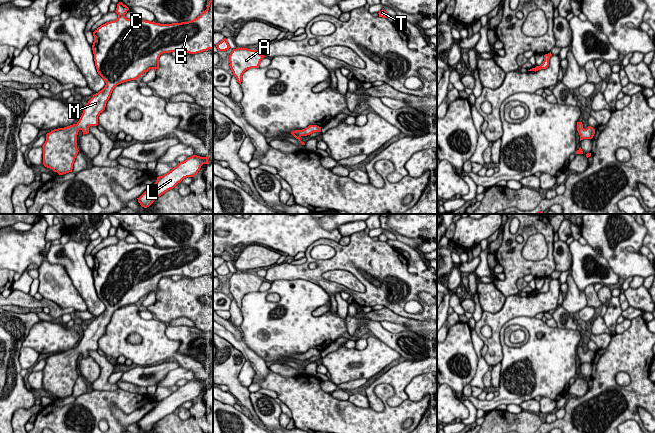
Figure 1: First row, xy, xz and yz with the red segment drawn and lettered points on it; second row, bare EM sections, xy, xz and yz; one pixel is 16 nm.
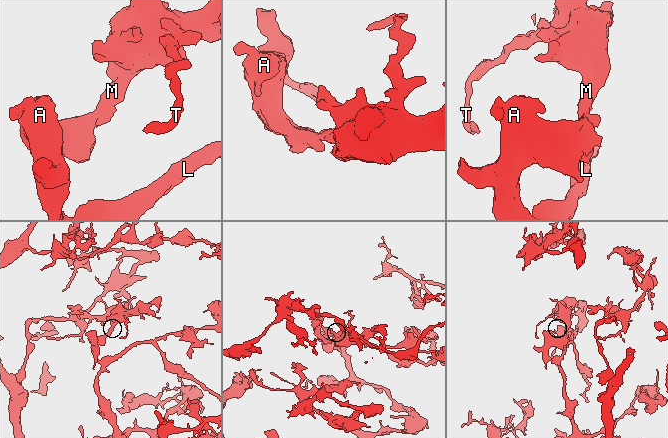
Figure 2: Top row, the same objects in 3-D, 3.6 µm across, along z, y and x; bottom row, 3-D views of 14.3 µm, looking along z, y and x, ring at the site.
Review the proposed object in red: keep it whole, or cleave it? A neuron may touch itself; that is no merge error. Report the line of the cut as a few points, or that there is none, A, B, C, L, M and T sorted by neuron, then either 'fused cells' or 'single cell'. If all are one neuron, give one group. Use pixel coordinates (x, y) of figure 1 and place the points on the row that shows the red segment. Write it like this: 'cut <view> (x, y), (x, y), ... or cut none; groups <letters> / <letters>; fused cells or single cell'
cut none; groups A B C L M T; single cell

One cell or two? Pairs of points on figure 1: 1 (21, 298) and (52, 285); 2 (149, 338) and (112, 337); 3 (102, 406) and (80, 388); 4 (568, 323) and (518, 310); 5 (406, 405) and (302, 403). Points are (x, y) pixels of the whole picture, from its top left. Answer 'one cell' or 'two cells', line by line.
1: two cells
2: one cell
3: two cells
4: two cells
5: one cell

